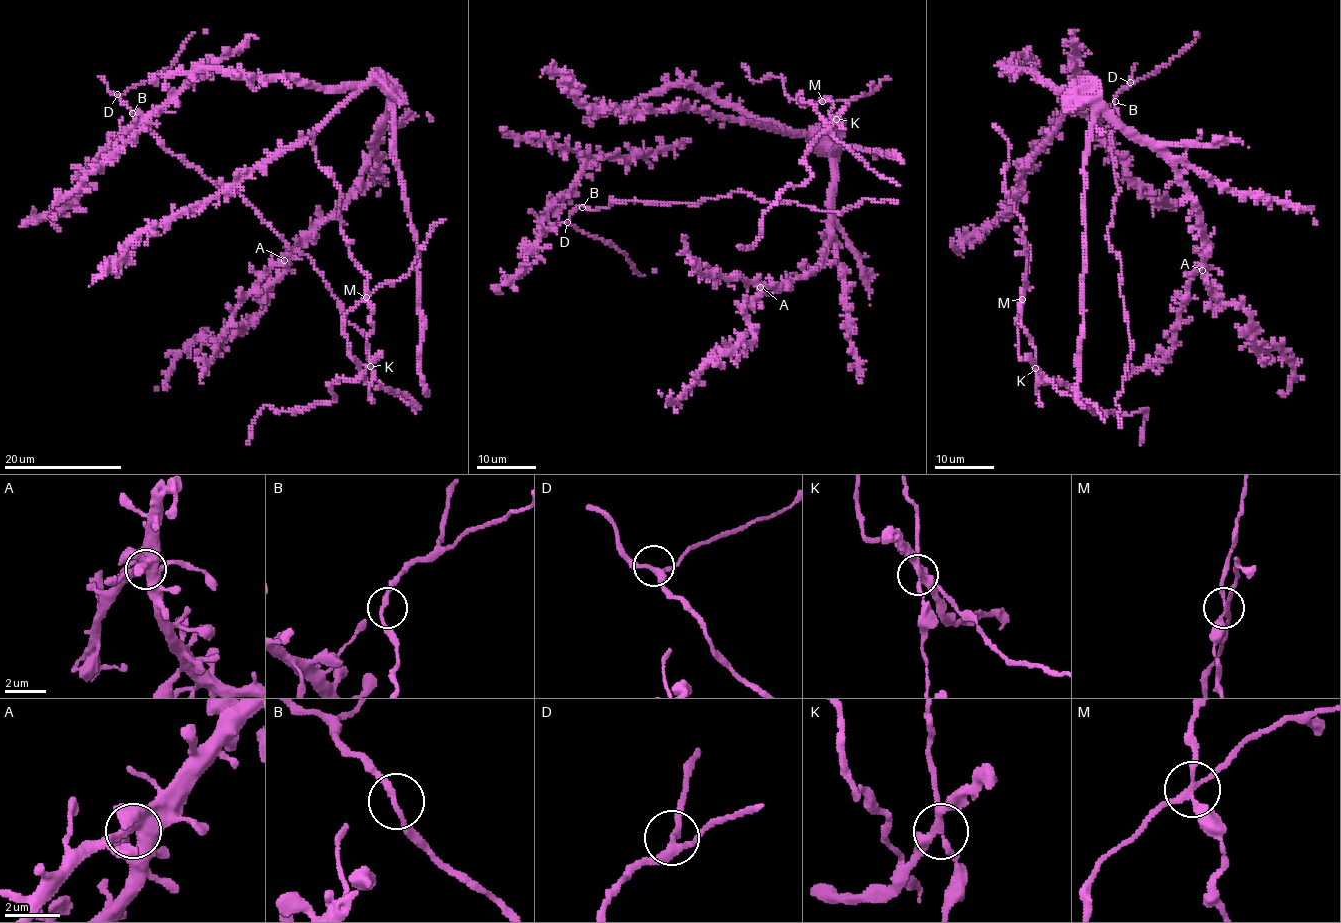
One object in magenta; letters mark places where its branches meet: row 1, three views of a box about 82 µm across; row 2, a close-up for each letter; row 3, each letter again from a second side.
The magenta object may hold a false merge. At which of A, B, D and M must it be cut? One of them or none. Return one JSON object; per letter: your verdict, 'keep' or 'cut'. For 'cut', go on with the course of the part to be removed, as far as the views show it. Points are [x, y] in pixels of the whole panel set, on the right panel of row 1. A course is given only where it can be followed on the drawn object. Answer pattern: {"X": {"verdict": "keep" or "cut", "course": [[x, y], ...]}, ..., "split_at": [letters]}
{"A": {"verdict": "keep"}, "B": {"verdict": "keep"}, "D": {"verdict": "keep"}, "M": {"verdict": "cut", "course": [[1023, 299], [1020, 323], [1035, 349], [1036, 370], [1046, 382], [1060, 380], [1099, 413], [1145, 409], [1139, 444]]}, "split_at": ["M"]}

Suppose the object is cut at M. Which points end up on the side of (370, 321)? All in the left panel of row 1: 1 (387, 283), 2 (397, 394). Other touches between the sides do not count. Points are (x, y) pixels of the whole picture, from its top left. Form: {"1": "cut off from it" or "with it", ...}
{"1": "cut off from it", "2": "cut off from it"}

